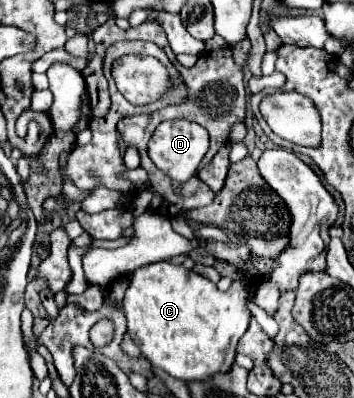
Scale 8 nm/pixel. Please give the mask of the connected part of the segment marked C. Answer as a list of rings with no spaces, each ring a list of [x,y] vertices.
[[[159,261],[143,265],[129,277],[129,287],[123,299],[123,311],[127,317],[127,331],[147,361],[155,367],[167,371],[175,379],[183,381],[203,381],[215,373],[227,373],[235,361],[235,349],[239,339],[249,327],[251,313],[247,309],[249,281],[233,281],[229,291],[219,291],[209,279],[185,269],[183,265],[173,265],[169,261]]]

